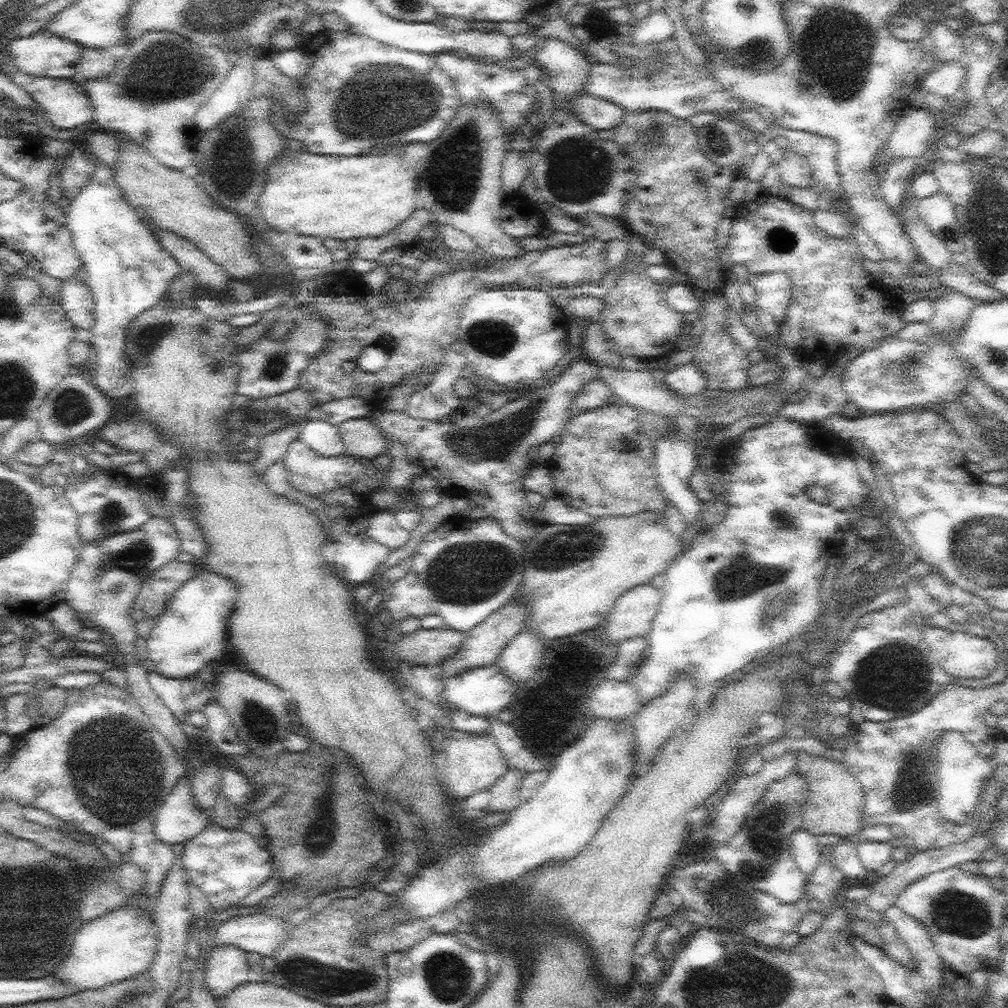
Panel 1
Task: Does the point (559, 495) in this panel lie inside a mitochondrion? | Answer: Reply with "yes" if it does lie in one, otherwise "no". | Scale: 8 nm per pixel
no

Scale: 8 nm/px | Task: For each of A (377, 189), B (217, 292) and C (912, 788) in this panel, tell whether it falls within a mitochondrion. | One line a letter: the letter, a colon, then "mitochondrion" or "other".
A: other
B: other
C: mitochondrion

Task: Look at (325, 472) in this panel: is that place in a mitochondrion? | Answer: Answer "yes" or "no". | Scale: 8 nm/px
no

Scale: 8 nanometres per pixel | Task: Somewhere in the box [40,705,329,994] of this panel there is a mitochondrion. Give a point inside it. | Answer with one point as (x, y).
(102, 789)

